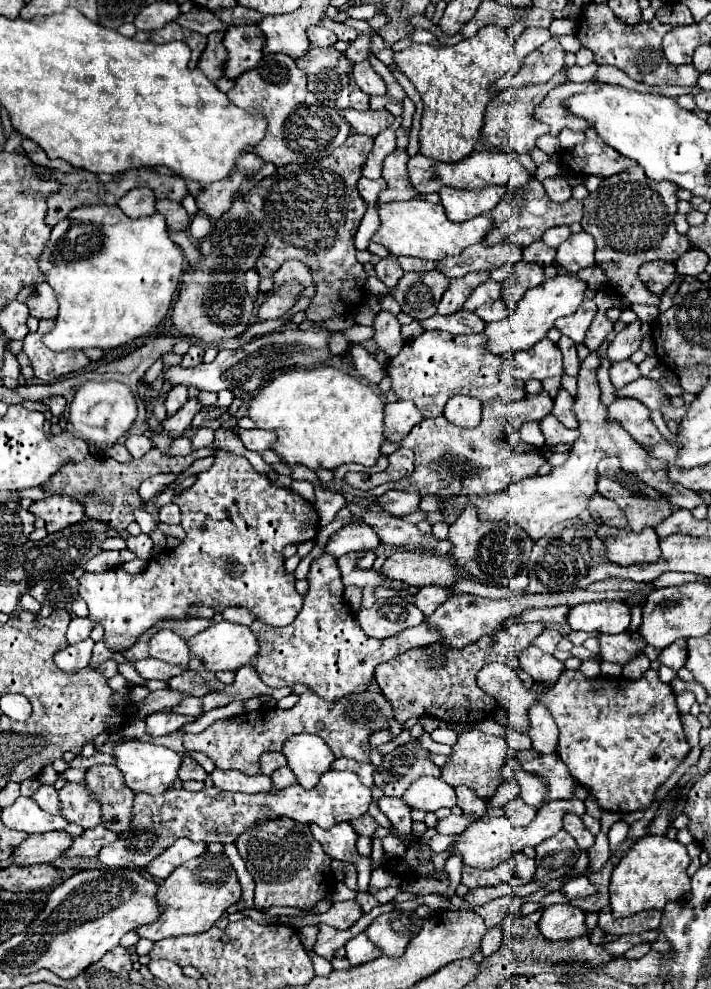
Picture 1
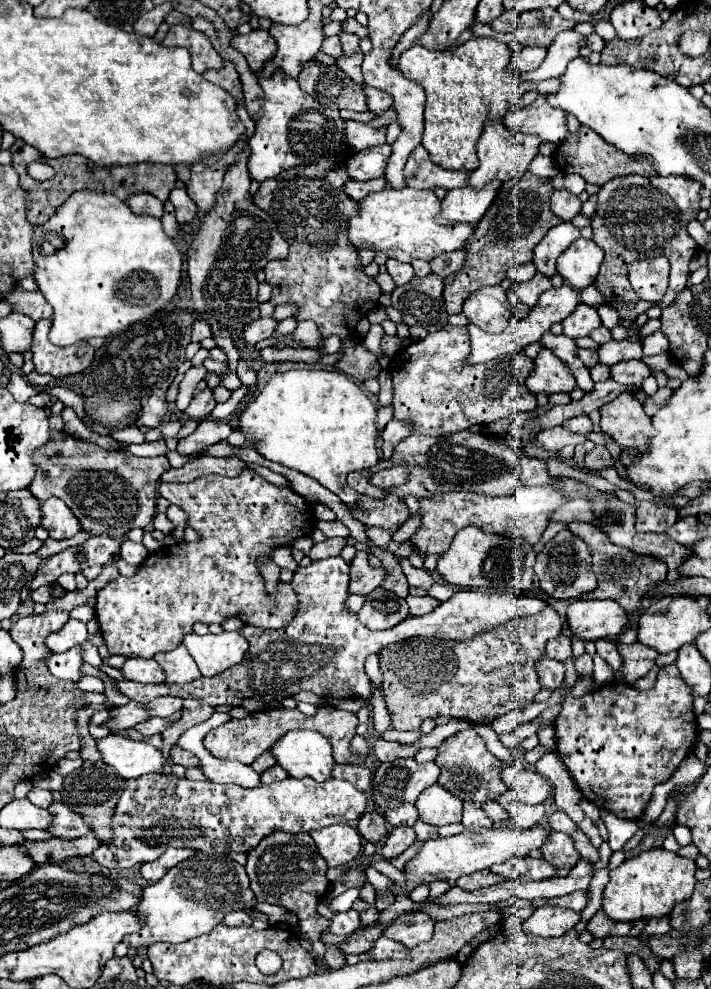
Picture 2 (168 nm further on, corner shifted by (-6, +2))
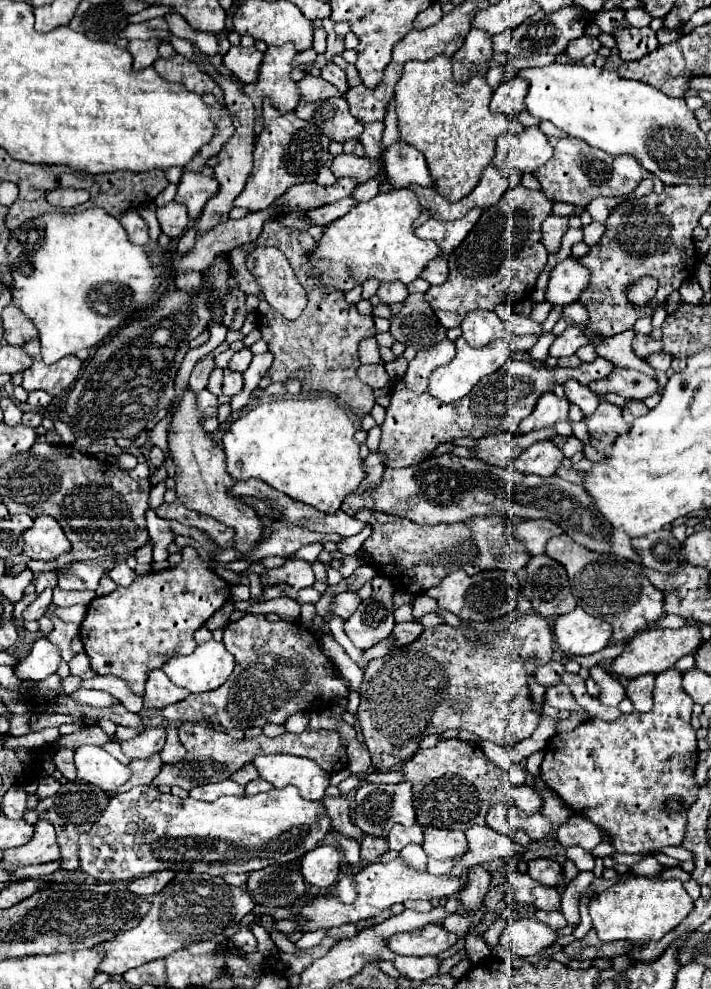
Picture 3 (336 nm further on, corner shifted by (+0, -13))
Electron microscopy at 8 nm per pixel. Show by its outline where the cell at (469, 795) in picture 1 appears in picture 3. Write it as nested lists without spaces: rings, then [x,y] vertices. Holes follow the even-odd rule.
[[[475,865],[467,871],[467,883],[459,891],[459,901],[461,901],[465,911],[475,913],[483,905],[489,883],[491,883],[491,873],[485,867]]]

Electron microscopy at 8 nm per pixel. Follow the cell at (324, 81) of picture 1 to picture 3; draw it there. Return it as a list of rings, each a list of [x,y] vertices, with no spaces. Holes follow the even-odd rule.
[[[343,97],[319,101],[319,103],[299,103],[297,117],[317,125],[331,141],[345,143],[349,139],[359,139],[363,125],[349,113],[349,103]]]

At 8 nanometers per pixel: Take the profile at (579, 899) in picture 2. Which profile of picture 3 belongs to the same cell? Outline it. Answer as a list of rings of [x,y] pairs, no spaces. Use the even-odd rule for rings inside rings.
[[[536,911],[535,917],[554,930],[562,929],[567,926],[567,921],[560,911]]]

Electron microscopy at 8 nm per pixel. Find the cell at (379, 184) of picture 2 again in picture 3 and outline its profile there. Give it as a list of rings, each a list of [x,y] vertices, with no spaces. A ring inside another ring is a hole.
[[[347,197],[347,199],[339,199],[339,201],[335,201],[335,203],[331,203],[331,205],[311,209],[311,211],[307,211],[307,217],[309,217],[315,225],[325,227],[325,225],[329,225],[331,221],[335,221],[335,219],[343,217],[345,213],[349,213],[355,205],[357,205],[357,201],[351,199],[351,197]]]

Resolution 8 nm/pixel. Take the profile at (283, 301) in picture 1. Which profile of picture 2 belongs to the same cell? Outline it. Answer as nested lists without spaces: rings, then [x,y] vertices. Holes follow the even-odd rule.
[[[265,316],[265,318],[253,320],[253,322],[245,328],[245,334],[243,334],[243,336],[245,336],[245,342],[251,344],[251,346],[259,344],[261,340],[273,336],[273,332],[277,330],[277,324],[279,324],[279,322],[277,322],[273,316]]]

